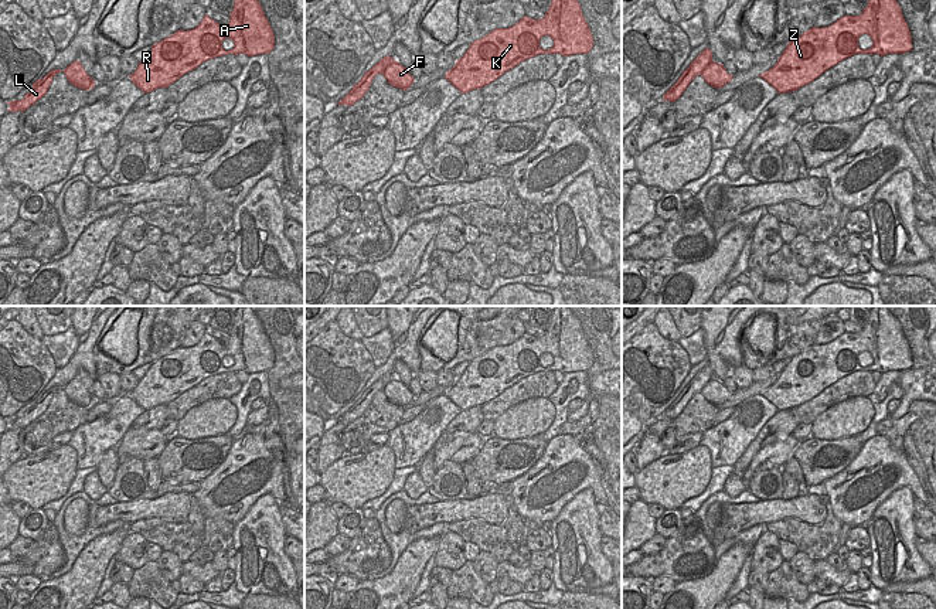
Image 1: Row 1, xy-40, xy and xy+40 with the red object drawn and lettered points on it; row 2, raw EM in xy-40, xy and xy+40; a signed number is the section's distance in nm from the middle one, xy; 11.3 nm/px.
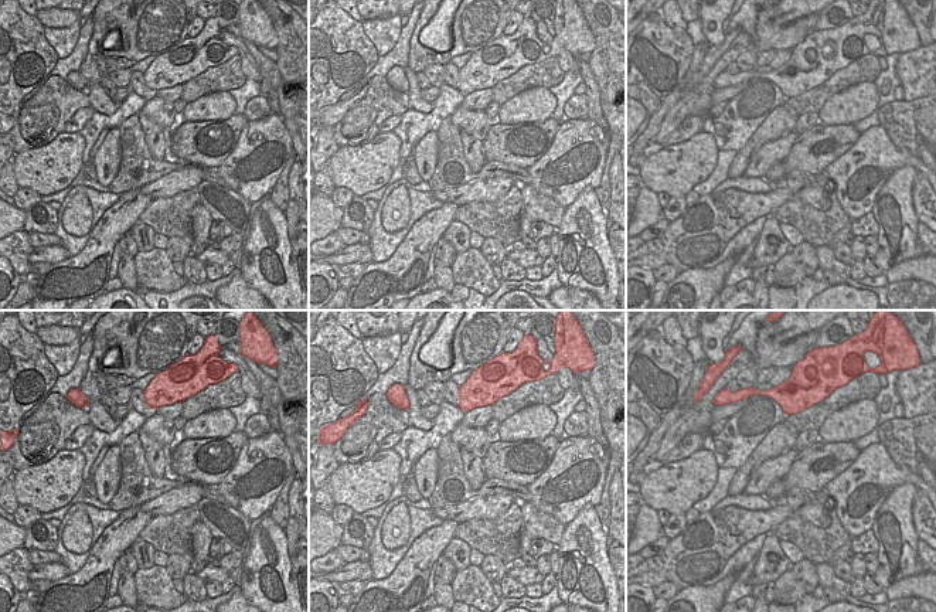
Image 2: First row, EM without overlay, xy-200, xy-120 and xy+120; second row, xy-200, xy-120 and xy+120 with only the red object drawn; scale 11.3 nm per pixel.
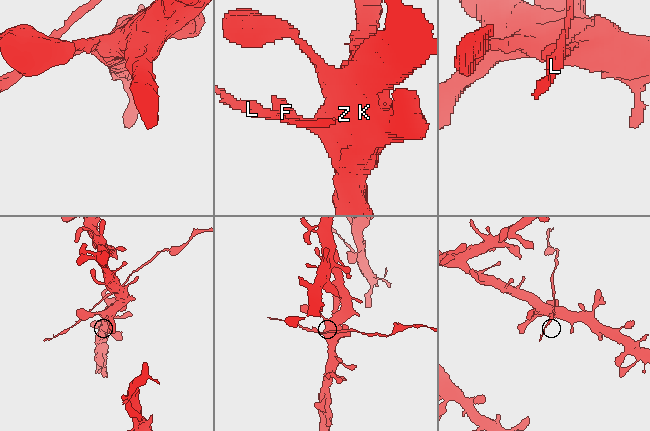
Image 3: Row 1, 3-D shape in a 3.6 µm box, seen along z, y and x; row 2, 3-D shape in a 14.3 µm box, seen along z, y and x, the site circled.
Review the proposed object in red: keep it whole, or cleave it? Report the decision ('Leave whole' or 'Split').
Split.

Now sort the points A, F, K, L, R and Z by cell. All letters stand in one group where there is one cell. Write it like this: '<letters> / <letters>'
A F K R Z / L

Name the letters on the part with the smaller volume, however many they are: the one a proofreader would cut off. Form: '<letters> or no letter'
L.

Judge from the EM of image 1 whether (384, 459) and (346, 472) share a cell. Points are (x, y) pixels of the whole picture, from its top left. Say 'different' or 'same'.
same

